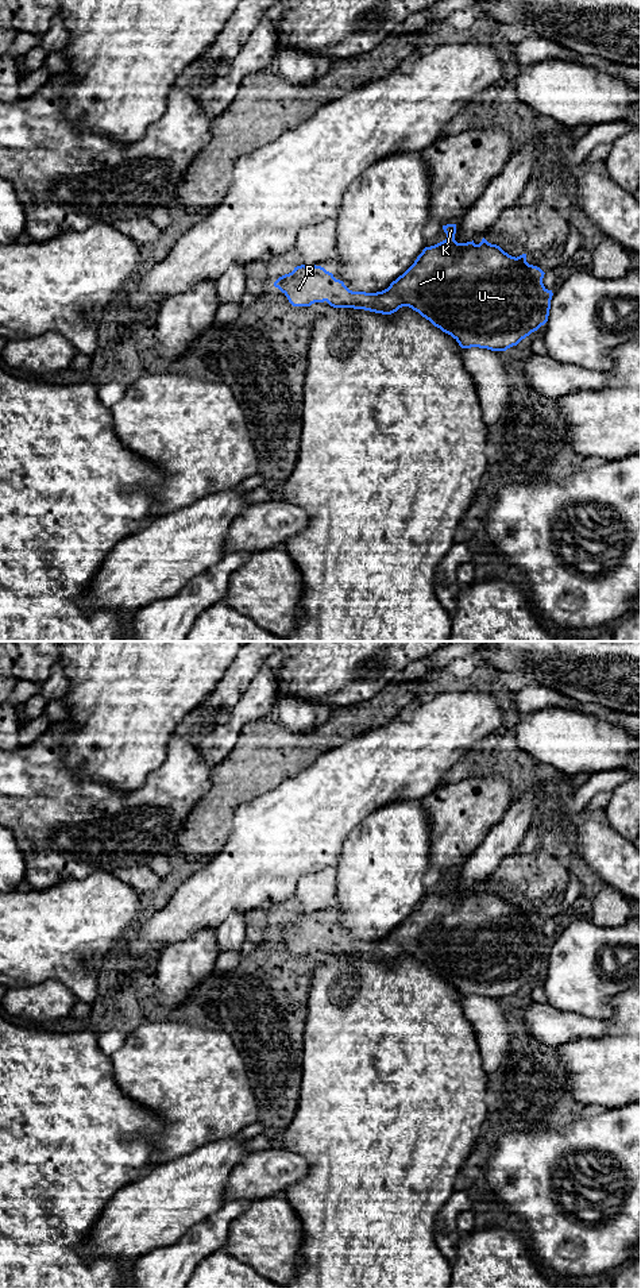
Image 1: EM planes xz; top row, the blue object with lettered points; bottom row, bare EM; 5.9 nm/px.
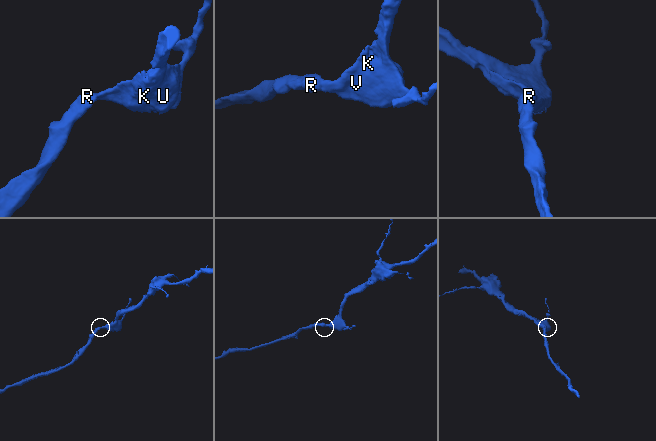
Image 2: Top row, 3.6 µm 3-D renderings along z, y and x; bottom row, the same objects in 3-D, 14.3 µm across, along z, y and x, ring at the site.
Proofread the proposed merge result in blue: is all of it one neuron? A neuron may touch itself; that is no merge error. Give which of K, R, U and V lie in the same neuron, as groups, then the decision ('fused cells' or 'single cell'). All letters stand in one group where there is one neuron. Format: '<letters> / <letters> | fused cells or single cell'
K R U V | single cell

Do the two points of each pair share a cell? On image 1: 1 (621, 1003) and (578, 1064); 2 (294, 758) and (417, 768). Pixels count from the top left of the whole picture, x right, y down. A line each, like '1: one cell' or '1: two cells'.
1: one cell
2: two cells

